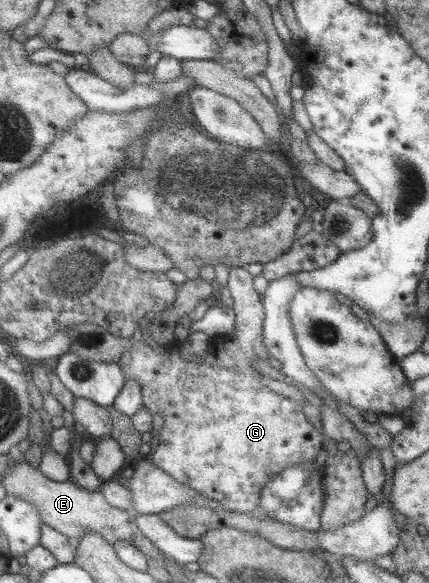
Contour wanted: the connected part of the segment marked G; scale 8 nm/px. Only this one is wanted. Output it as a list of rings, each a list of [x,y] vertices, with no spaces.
[[[230,267],[229,275],[227,276],[227,287],[232,297],[232,310],[234,311],[234,326],[232,326],[232,332],[228,332],[225,335],[215,335],[209,342],[209,348],[206,350],[206,354],[200,358],[200,360],[194,360],[194,362],[188,362],[188,360],[182,360],[172,351],[168,352],[166,346],[162,345],[162,349],[166,349],[166,356],[160,356],[154,346],[149,346],[142,339],[135,339],[135,335],[129,337],[130,347],[128,350],[124,350],[116,360],[120,372],[124,375],[124,382],[128,379],[136,379],[140,383],[140,393],[142,393],[142,405],[148,409],[148,412],[153,415],[155,413],[160,414],[163,417],[163,426],[159,429],[157,435],[158,446],[151,451],[149,455],[150,462],[153,463],[158,469],[162,470],[168,477],[176,480],[180,485],[184,484],[188,486],[194,493],[200,494],[203,498],[212,500],[224,509],[228,511],[235,511],[236,513],[248,513],[256,508],[259,499],[259,491],[264,484],[269,482],[269,479],[284,469],[307,460],[319,459],[322,453],[322,438],[318,429],[307,419],[305,416],[302,405],[290,398],[284,398],[272,390],[268,390],[264,384],[262,384],[262,378],[260,374],[252,368],[252,359],[264,359],[270,357],[266,346],[264,346],[264,340],[262,340],[262,325],[264,320],[263,314],[263,302],[260,302],[260,296],[254,291],[252,287],[252,277],[245,267]]]

